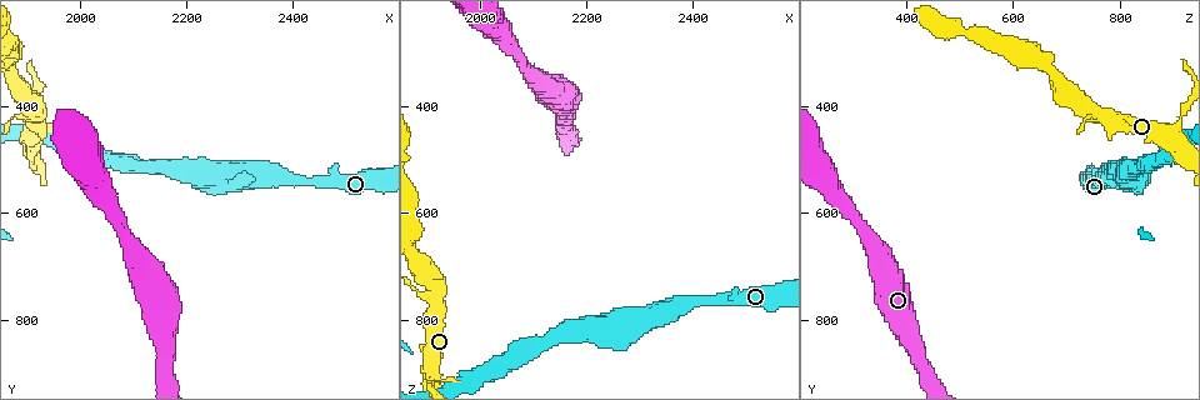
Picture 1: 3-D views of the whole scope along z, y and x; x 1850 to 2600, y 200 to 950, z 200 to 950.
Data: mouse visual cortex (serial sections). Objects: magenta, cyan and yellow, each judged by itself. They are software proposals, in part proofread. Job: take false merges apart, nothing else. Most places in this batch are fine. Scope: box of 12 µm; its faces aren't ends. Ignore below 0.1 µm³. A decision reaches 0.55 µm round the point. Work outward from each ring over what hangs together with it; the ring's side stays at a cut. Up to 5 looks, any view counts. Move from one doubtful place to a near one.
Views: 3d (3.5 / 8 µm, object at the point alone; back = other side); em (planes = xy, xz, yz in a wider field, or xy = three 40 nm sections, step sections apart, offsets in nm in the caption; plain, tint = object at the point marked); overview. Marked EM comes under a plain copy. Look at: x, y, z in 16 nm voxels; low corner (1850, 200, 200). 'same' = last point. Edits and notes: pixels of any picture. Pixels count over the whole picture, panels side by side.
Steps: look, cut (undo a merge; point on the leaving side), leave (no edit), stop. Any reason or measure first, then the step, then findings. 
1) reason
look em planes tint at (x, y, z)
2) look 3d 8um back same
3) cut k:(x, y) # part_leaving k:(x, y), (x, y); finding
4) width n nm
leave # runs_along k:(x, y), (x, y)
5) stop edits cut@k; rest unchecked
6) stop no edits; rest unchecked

calibre changes
look 3d 3.5um at (2090, 655, 335)

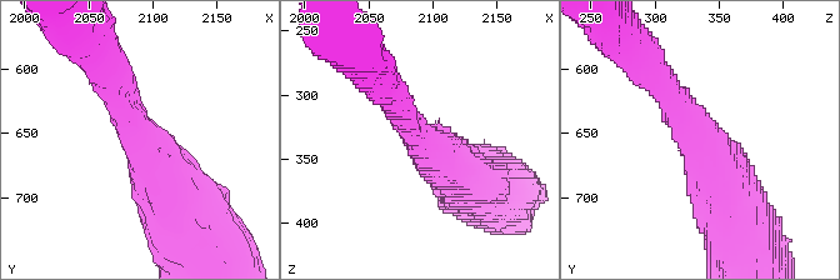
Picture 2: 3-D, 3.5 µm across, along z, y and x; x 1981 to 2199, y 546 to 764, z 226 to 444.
look em xy step 2 tint at (2092, 656, 336)

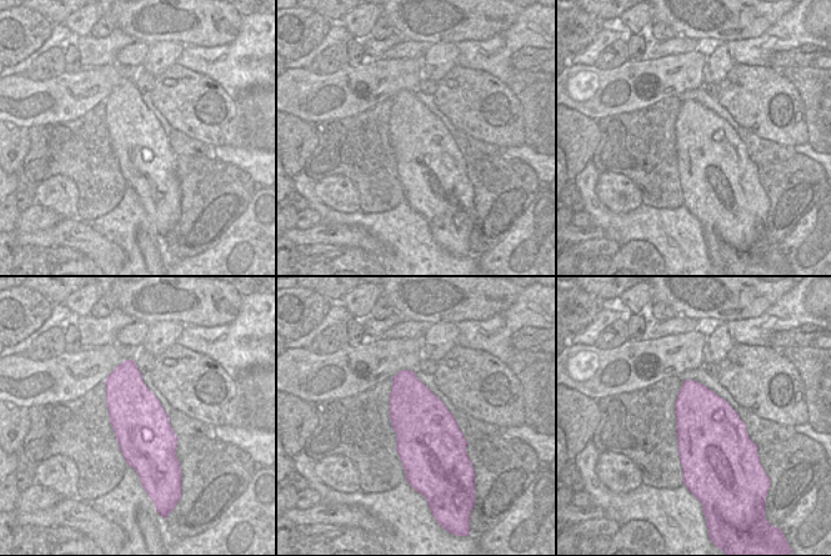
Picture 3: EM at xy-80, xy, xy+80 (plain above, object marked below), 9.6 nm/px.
leave # runs_along 2:(733, 204), (708, 146), (656, 74); all the same cell

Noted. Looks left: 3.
look 3d 3.5um back at (1905, 420, 755)

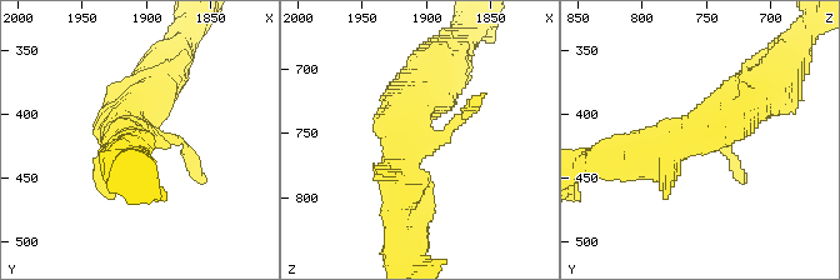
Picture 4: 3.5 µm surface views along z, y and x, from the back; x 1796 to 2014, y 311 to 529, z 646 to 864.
now the EM
look em xy step 5 tint at (1902, 416, 756)

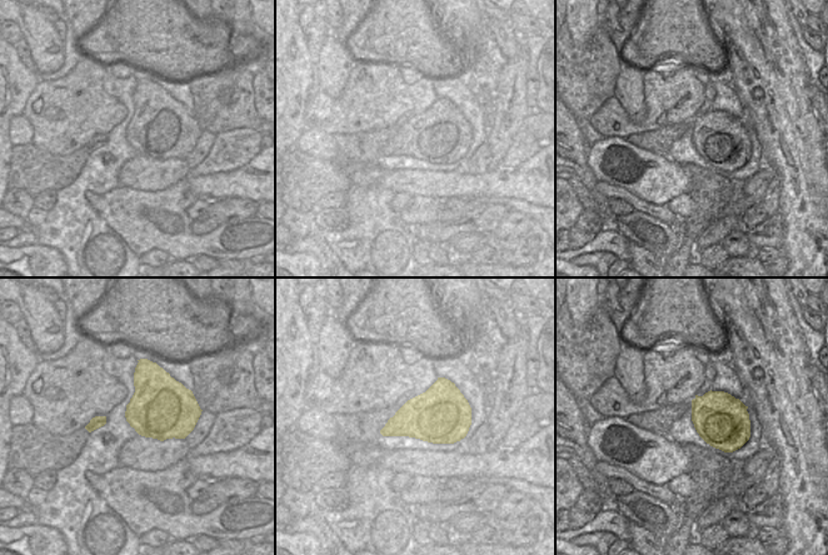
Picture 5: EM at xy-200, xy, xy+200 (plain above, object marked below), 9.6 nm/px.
leave # runs_along 4:(615, 151), (695, 136), (755, 94); one cell here

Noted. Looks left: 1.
stop no edits; rest unchecked

